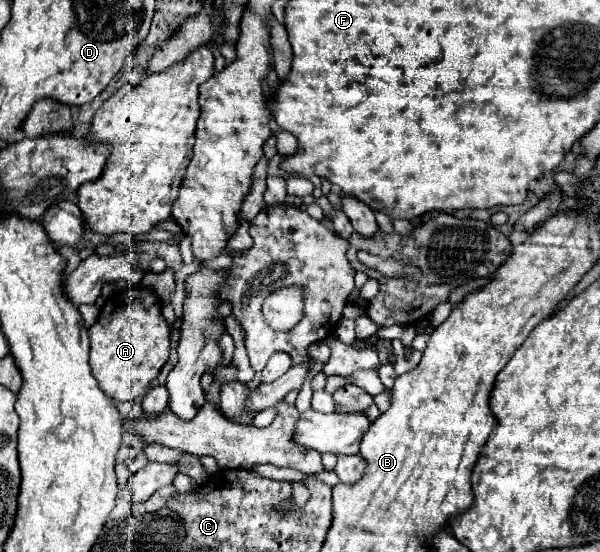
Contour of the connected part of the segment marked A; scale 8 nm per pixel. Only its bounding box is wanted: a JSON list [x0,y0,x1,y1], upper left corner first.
[89,286,169,402]

